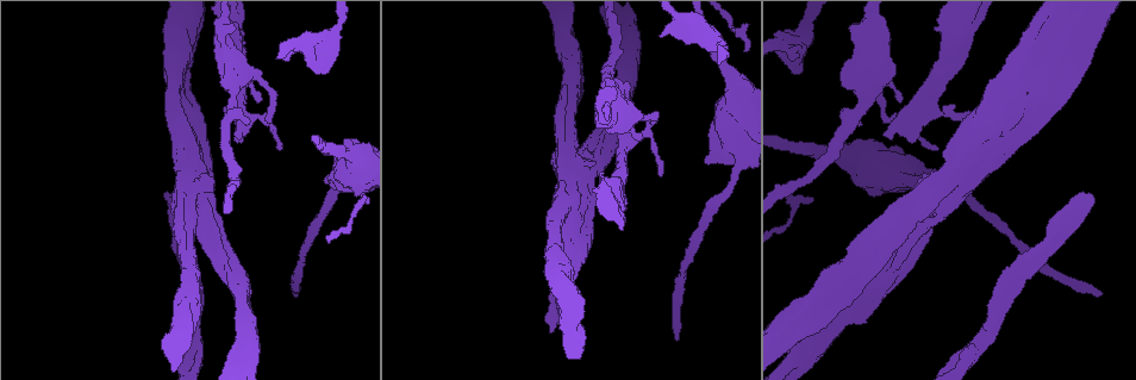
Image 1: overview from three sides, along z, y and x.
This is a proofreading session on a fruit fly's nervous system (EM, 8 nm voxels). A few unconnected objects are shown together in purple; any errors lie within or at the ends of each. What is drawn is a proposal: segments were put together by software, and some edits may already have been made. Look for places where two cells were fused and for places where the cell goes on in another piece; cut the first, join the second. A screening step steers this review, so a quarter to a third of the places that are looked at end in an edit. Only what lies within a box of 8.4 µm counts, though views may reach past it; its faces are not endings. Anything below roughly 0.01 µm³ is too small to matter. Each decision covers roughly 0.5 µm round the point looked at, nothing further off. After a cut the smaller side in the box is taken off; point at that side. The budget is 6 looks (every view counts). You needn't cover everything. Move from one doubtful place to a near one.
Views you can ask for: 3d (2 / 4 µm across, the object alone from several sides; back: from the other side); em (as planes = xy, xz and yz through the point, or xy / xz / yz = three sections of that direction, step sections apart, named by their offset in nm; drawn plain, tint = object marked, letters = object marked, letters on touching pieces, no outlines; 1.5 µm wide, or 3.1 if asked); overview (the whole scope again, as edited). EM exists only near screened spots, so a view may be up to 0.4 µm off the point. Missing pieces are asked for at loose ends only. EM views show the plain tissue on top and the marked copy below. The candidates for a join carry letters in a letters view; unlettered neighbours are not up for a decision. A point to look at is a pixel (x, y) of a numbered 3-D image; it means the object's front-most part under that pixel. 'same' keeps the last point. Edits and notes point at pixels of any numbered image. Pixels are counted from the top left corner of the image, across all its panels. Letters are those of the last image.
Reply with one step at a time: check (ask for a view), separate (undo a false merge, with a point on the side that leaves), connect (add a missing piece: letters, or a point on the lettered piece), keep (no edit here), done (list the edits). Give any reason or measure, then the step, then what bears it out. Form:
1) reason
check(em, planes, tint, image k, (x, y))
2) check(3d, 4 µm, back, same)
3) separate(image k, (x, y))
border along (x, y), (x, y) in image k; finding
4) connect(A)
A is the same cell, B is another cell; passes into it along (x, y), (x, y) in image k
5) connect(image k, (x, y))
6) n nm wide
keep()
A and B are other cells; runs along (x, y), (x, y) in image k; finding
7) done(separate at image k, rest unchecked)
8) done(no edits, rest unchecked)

check(em, planes, letters, image 1, (292, 292))

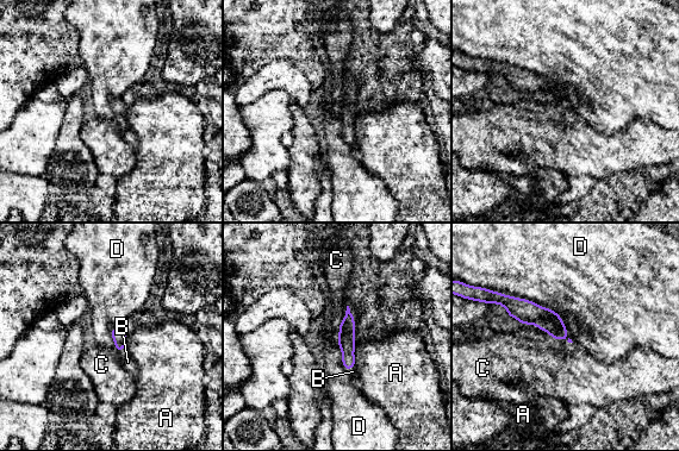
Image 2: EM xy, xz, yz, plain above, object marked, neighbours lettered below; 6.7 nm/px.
connect(image 2, (128, 362))
B is the same cell, A, C and D are other cells; passes into it along (119, 337), (122, 350), (128, 362) in image 2; the cell continues

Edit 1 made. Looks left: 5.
branch stops here
check(3d, 4 µm, image 1, (237, 140))

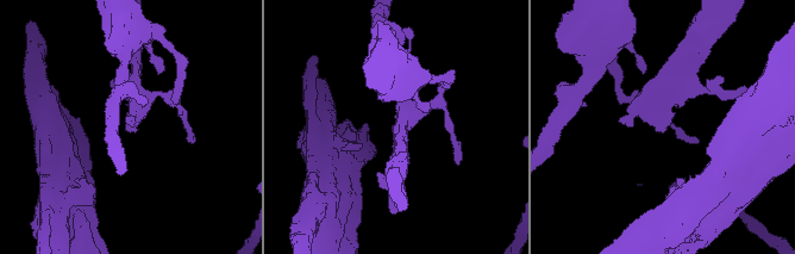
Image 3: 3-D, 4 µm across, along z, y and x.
check(em, planes, letters, image 3, (665, 130))

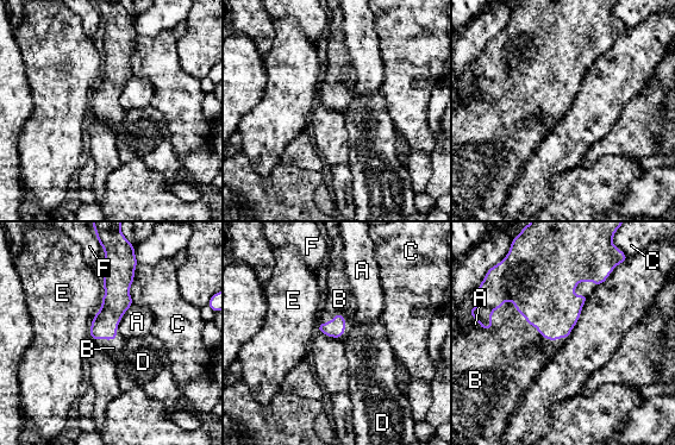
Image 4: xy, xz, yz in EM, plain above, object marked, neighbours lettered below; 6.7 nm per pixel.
120 nm wide; B touches over 200 nm
connect(image 4, (339, 299))
B is the same cell, A, C, D, E and F are other cells; the cell continues

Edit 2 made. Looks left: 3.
done(connect at image 2, connect at image 4, rest unchecked)

